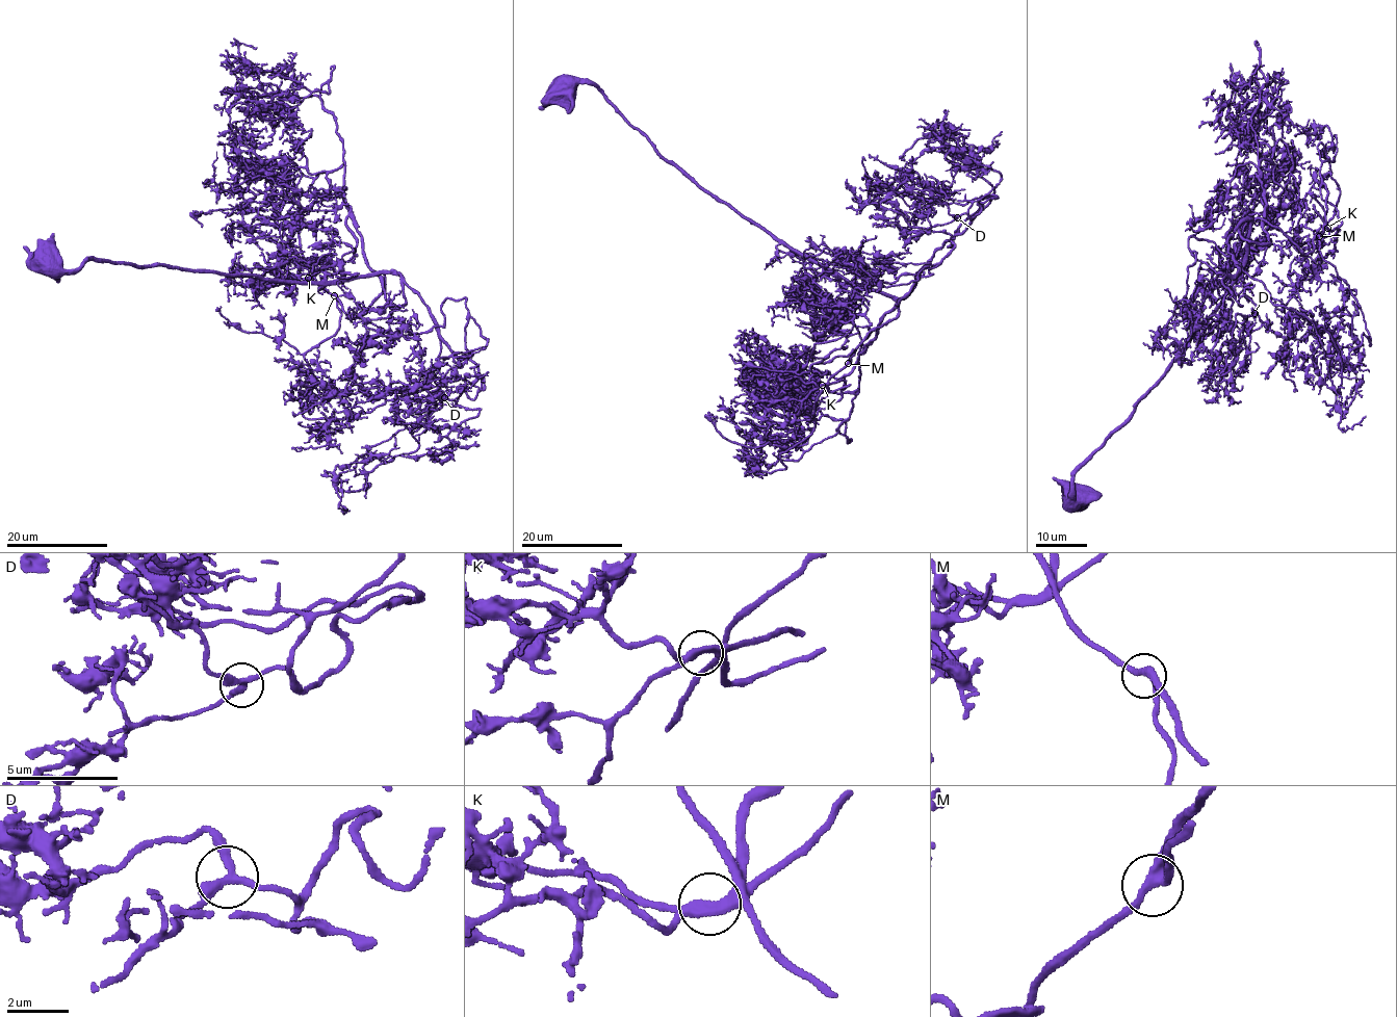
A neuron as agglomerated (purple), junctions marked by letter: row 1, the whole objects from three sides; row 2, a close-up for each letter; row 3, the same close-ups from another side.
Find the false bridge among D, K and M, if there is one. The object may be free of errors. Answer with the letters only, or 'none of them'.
none of them

